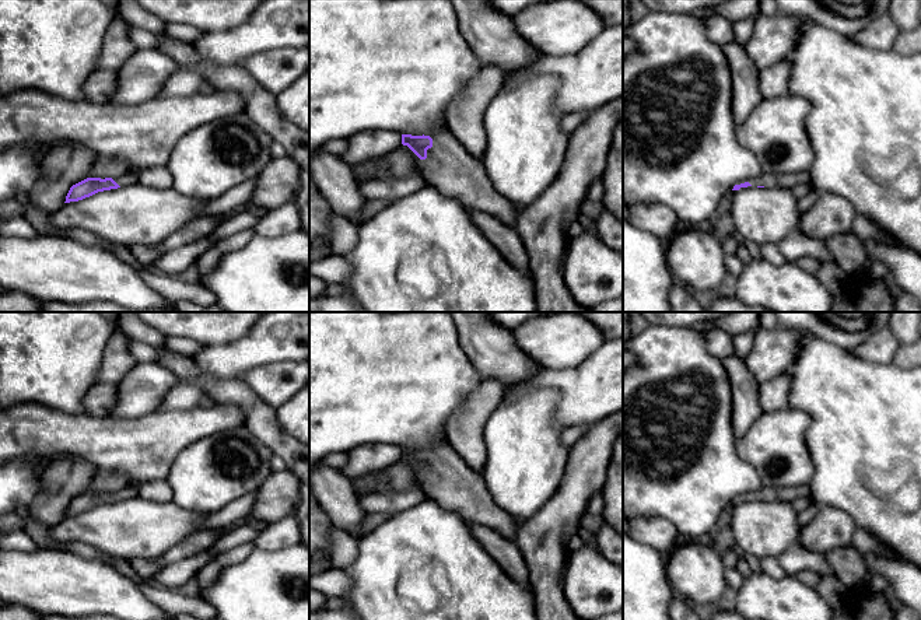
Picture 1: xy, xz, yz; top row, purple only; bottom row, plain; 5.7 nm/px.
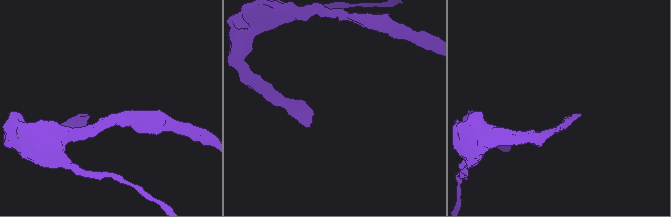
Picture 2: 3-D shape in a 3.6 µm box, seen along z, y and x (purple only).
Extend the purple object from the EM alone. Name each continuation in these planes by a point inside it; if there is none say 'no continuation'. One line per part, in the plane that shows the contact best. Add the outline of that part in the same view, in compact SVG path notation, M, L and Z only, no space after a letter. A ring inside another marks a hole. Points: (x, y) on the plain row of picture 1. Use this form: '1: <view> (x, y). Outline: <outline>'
1: xz (450, 482). Outline: M445 438L430 451L433 460L427 463L427 472L420 473L428 500L515 540L519 523L494 502L481 474L469 467Z

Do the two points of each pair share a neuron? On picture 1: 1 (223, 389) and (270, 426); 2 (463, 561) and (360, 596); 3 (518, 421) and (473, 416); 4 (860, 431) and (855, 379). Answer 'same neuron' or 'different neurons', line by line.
1: same neuron
2: same neuron
3: different neurons
4: same neuron

